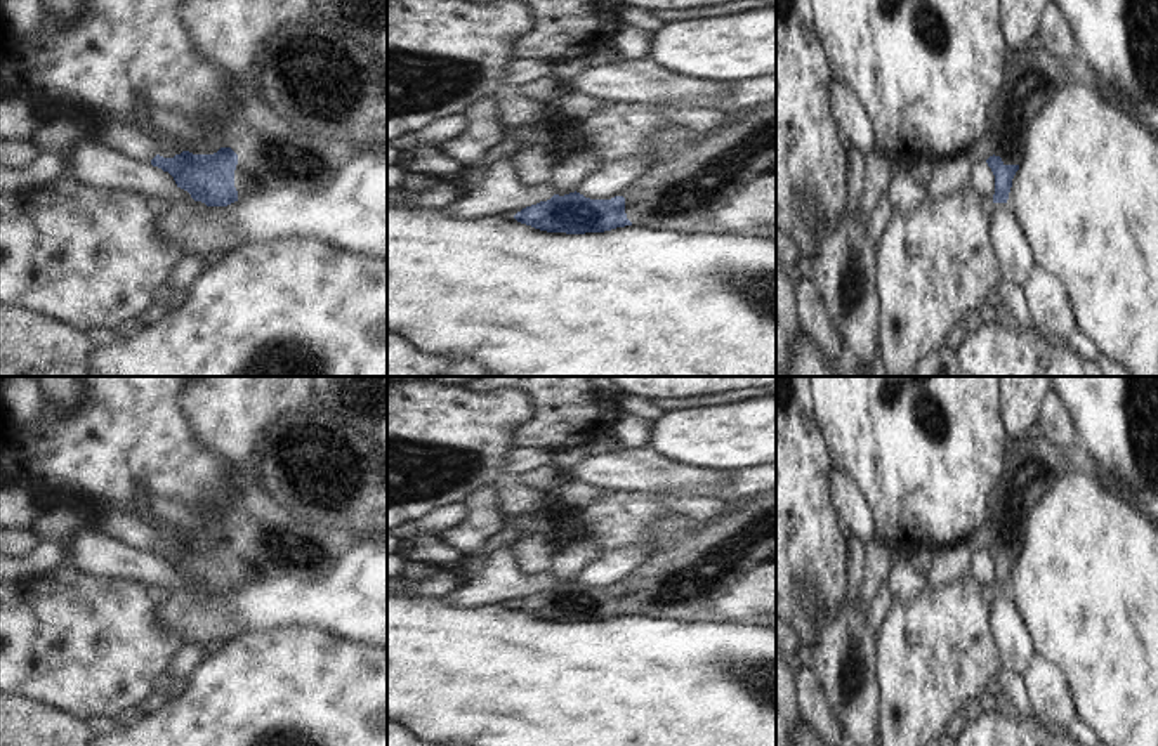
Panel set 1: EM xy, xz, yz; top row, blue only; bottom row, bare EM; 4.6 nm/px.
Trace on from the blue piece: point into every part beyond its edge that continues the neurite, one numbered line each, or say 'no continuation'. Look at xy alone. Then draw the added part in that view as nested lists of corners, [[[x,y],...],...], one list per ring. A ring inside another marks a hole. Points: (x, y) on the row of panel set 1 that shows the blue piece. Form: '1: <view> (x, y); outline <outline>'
1: xy (124, 137); outline [[[106,121],[94,134],[104,147],[132,161],[151,161],[160,147],[149,141],[132,121]]]
2: xy (275, 153); outline [[[248,88],[238,94],[231,149],[238,154],[234,170],[238,200],[257,193],[321,193],[333,175],[356,154],[349,144],[333,139],[325,141],[309,127],[300,127],[260,88]]]

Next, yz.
1: yz (952, 174); outline [[[981,139],[965,154],[934,161],[934,177],[927,186],[929,198],[943,200],[970,186],[970,170],[990,156],[993,156],[993,146],[986,139]]]

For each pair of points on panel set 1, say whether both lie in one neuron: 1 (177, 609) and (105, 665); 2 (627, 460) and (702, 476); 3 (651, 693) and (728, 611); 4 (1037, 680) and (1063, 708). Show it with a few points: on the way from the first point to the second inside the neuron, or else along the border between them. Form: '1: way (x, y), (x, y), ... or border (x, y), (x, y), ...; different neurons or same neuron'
1: border (157, 592), (155, 621), (183, 646); different neurons
2: way (646, 471), (664, 476), (683, 476); same neuron
3: border (719, 618), (738, 621); different neurons
4: way (1044, 687), (1056, 701); same neuron

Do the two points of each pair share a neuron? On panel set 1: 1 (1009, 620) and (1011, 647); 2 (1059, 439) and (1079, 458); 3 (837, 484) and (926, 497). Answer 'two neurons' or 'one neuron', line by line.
1: one neuron
2: two neurons
3: two neurons

